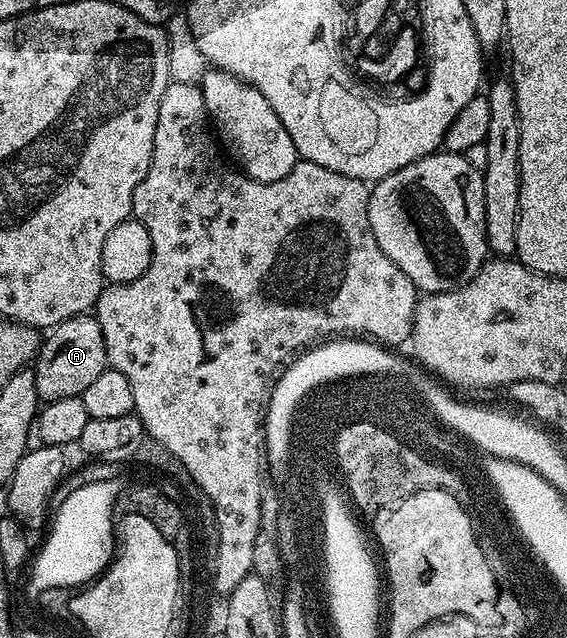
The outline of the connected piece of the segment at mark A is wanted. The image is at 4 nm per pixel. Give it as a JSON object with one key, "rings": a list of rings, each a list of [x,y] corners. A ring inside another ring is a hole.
{"rings":[[[95,316],[71,317],[57,325],[43,338],[40,352],[34,358],[36,390],[41,402],[44,403],[58,399],[70,399],[71,397],[83,397],[86,387],[90,387],[90,383],[94,383],[94,379],[98,379],[98,375],[102,375],[102,371],[107,368],[109,368],[109,364],[106,355],[106,343],[102,339],[102,327],[96,321]]]}

